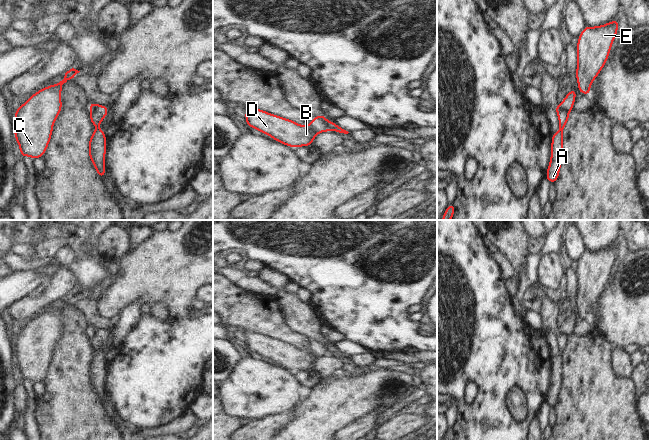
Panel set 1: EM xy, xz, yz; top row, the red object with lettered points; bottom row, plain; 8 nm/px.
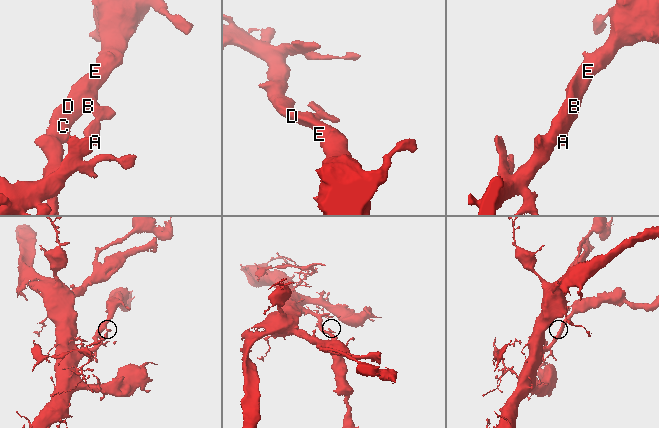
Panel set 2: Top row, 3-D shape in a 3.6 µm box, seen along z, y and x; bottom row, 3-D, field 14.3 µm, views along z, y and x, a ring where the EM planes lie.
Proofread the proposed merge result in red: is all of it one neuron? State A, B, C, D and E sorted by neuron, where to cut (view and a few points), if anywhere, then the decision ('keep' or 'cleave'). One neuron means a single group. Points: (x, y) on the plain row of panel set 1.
A / B C D E; cut in xz along (317, 340), (329, 353); cleave

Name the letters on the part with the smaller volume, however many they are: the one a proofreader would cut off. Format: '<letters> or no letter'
A

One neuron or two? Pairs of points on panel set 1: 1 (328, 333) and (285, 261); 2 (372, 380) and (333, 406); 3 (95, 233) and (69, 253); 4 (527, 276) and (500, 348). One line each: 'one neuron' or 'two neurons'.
1: two neurons
2: one neuron
3: two neurons
4: two neurons

